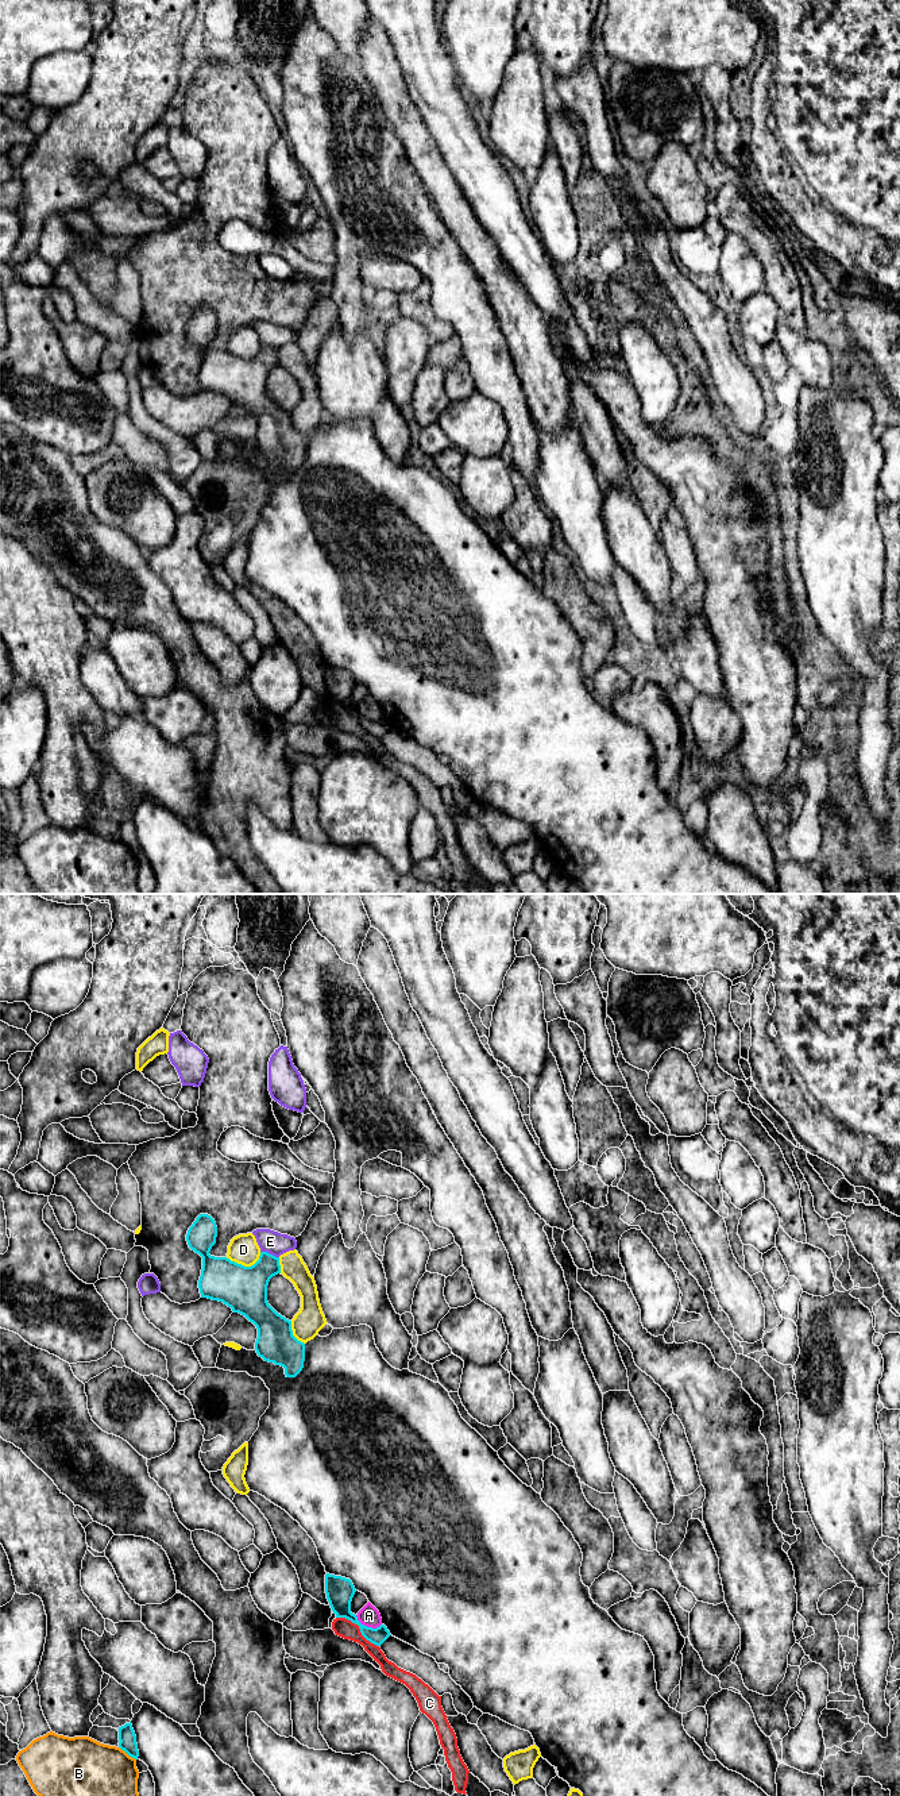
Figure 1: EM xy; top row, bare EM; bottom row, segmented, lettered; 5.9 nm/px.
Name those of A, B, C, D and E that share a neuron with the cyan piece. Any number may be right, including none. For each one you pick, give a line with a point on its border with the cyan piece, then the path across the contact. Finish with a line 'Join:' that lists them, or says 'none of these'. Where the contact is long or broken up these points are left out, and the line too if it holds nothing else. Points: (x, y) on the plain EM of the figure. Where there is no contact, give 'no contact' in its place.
Join: none of these

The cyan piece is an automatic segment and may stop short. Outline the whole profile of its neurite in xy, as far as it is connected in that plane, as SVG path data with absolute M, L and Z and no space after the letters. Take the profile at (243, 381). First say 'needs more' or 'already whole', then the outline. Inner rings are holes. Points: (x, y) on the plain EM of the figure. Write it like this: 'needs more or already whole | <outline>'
already whole | M200 307L186 327L188 338L202 350L202 362L198 373L201 390L219 393L244 408L258 421L255 443L264 454L285 460L286 470L296 470L304 460L305 436L293 428L291 413L278 406L267 394L267 378L273 369L281 366L279 350L260 344L259 352L244 359L227 350L215 350L209 344L216 336L217 319L208 307Z

